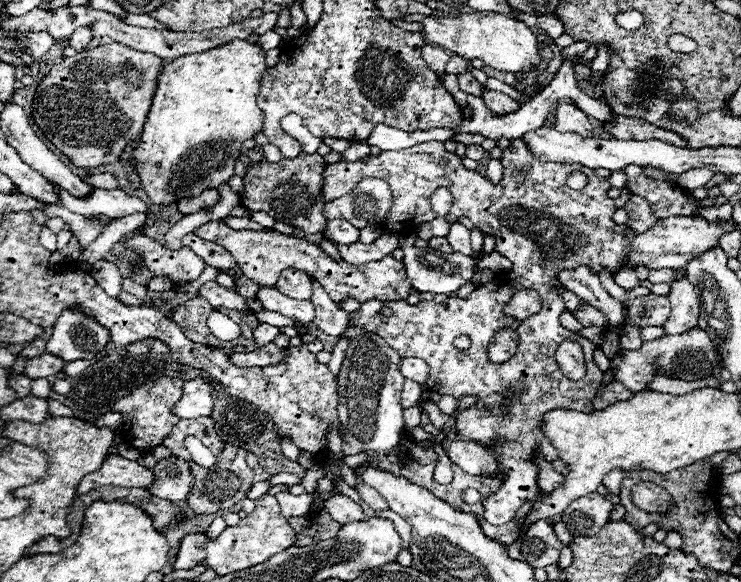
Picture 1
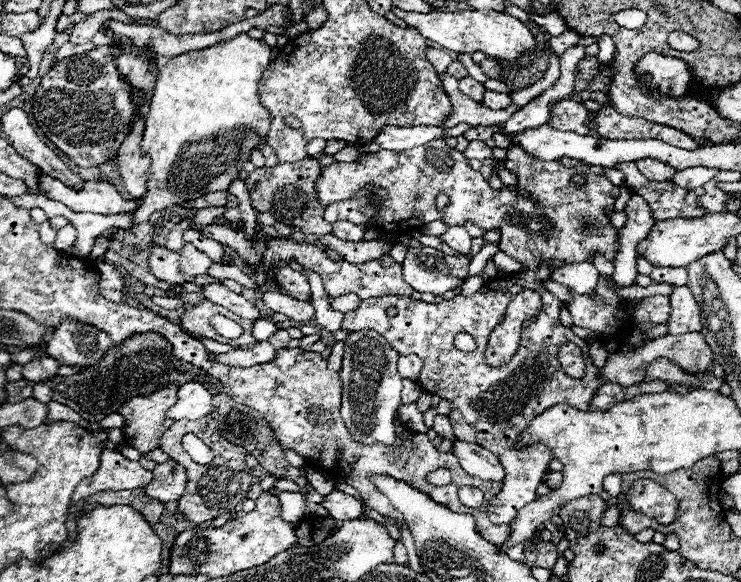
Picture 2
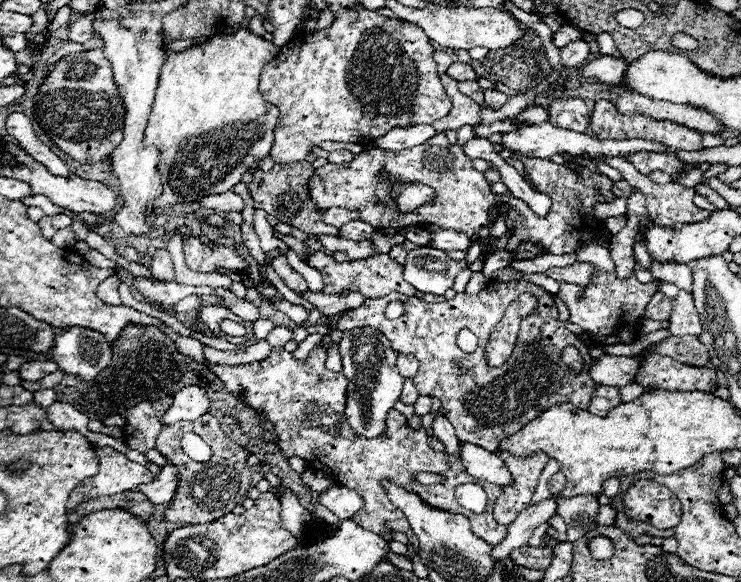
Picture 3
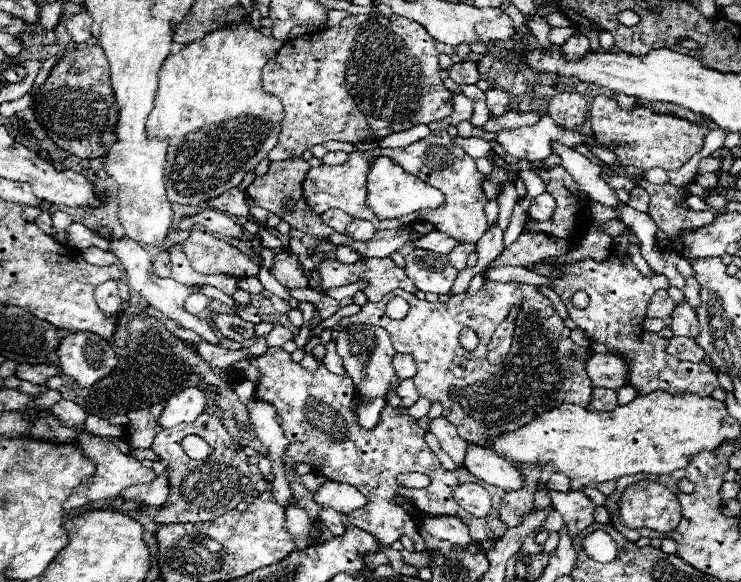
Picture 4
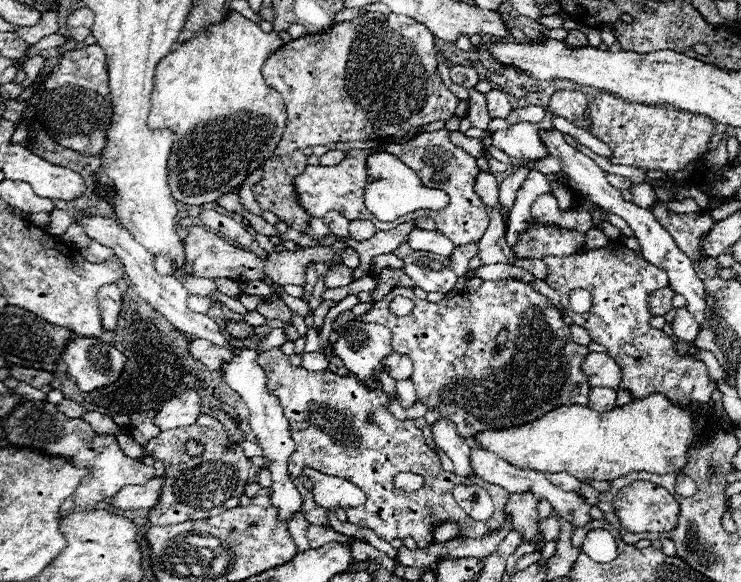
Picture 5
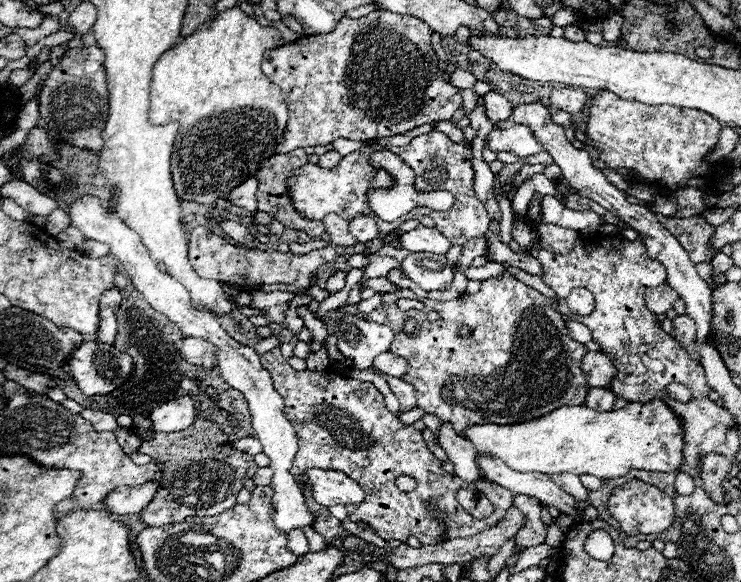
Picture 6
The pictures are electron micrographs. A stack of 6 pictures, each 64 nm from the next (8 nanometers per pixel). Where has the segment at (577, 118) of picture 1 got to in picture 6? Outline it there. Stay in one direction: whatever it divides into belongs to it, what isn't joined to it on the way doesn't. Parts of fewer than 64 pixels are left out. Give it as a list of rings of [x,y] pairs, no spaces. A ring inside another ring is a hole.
[[[556,88],[550,94],[550,106],[560,108],[568,114],[578,114],[580,110],[584,110],[586,102],[588,102],[586,92],[578,88]]]

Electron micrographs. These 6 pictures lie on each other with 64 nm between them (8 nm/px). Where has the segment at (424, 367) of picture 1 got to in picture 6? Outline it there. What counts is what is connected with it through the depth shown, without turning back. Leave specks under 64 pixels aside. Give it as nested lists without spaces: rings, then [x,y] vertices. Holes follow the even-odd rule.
[[[384,352],[374,360],[374,368],[378,368],[380,372],[394,376],[394,378],[402,378],[408,372],[408,362],[396,354]]]

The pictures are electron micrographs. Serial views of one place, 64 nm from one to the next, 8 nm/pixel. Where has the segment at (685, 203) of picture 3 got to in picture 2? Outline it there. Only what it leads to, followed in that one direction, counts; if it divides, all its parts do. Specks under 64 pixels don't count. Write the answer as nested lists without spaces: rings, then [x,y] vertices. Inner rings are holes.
[[[624,162],[624,164],[618,164],[616,168],[624,172],[626,188],[646,198],[654,220],[702,218],[706,214],[706,210],[698,206],[696,194],[692,190],[684,190],[674,182],[648,180],[634,162]]]

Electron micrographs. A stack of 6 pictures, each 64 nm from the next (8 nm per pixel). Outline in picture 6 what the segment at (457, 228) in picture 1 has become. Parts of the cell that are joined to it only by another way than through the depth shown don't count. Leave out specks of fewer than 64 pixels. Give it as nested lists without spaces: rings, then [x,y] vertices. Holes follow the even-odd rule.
[[[418,226],[412,232],[400,236],[400,244],[410,252],[432,252],[432,254],[446,254],[450,250],[448,238],[444,238],[436,228]]]

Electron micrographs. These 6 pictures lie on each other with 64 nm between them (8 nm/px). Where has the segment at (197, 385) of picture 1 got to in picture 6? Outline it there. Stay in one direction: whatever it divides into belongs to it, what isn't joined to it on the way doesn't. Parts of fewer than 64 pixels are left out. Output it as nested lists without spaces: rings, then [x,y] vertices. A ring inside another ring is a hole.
[[[182,396],[178,400],[168,400],[154,410],[150,410],[154,432],[178,432],[194,424],[198,412],[192,396]]]

